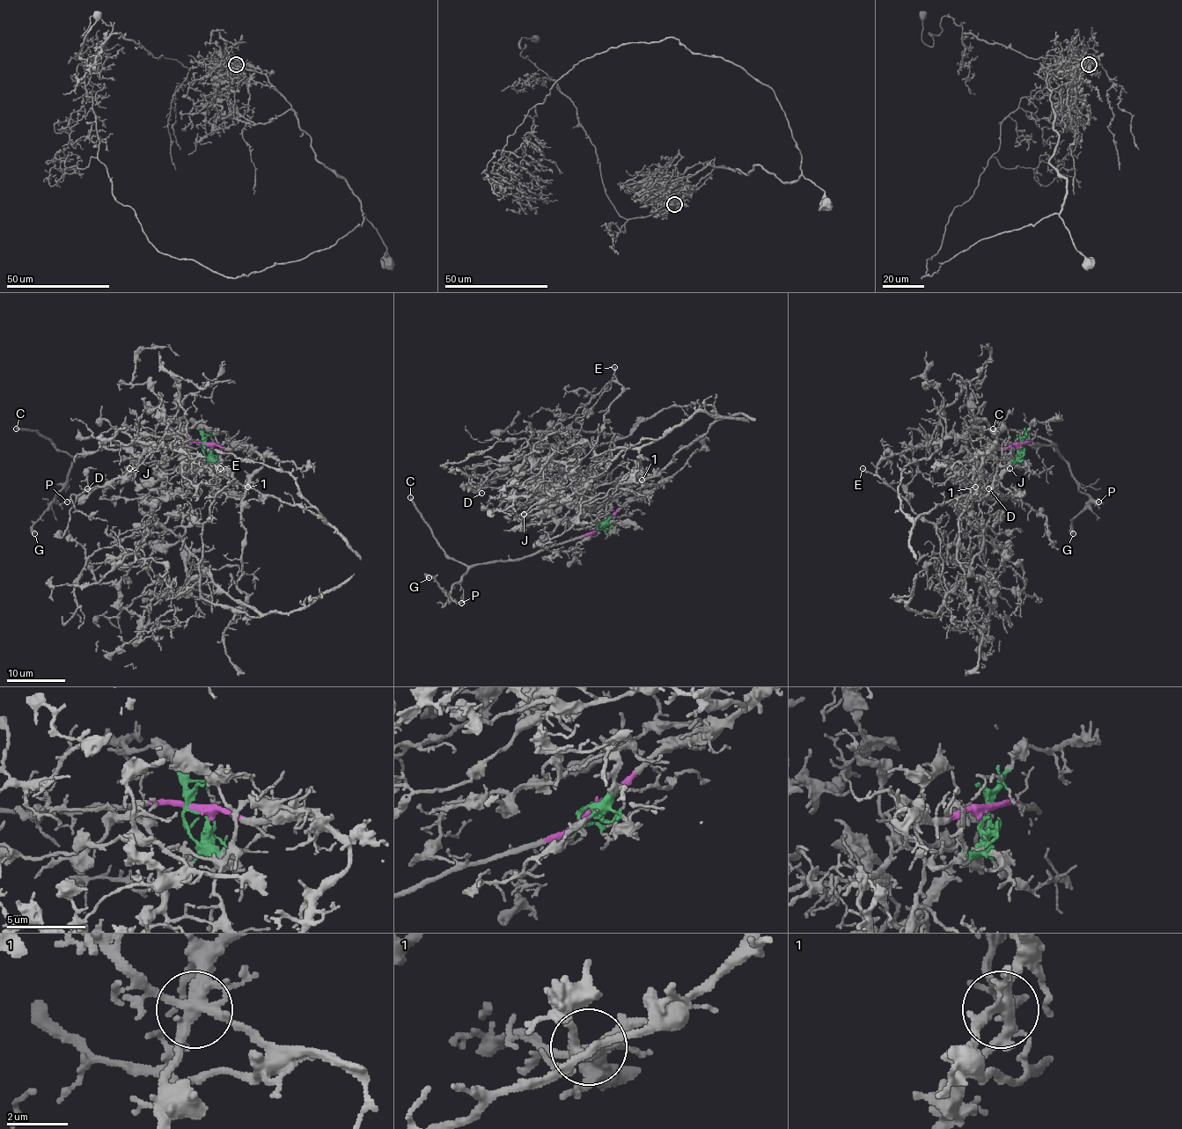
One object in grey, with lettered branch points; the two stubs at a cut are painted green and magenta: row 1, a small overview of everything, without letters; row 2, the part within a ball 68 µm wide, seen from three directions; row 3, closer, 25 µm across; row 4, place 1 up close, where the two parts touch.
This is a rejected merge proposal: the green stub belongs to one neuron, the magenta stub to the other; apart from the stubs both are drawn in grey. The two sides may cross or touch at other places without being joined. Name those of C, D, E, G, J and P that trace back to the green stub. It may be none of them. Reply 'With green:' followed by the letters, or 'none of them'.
With green: D, E, J

